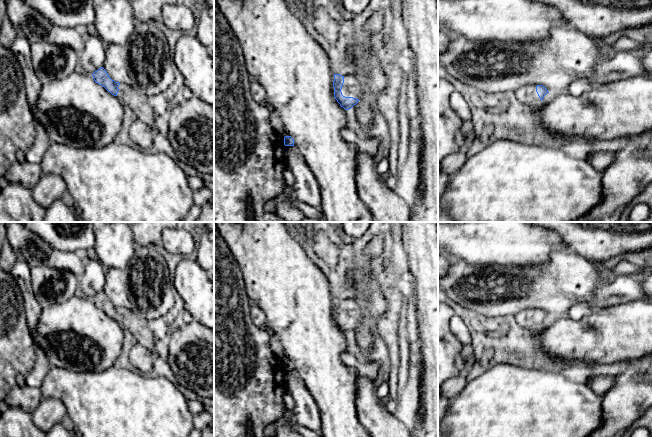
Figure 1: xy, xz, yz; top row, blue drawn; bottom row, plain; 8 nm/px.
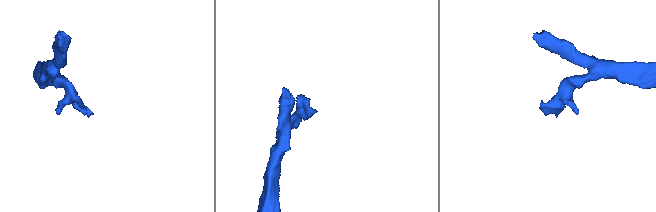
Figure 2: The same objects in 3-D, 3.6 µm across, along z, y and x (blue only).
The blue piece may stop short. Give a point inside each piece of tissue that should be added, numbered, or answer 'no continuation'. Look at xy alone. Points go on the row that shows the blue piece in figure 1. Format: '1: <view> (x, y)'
1: xy (129, 97)

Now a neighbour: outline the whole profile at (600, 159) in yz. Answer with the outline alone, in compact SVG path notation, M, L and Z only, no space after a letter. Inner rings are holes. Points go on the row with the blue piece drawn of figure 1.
M598 149L591 150L586 155L586 160L593 166L598 172L606 170L615 160L616 152L605 151Z

